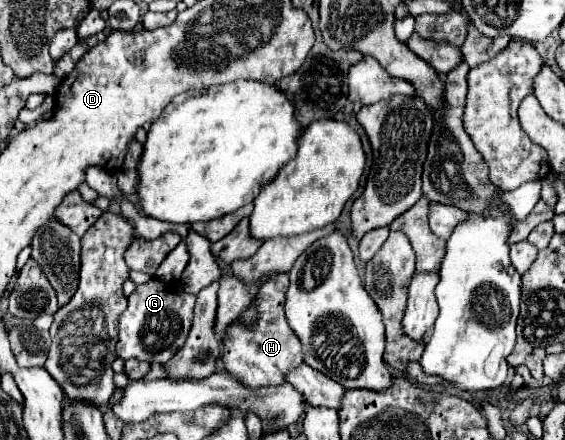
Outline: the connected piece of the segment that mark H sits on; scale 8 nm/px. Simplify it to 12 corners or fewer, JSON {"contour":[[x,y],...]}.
{"contour":[[289,277],[259,289],[257,329],[227,325],[223,367],[257,391],[303,363],[283,305]]}

